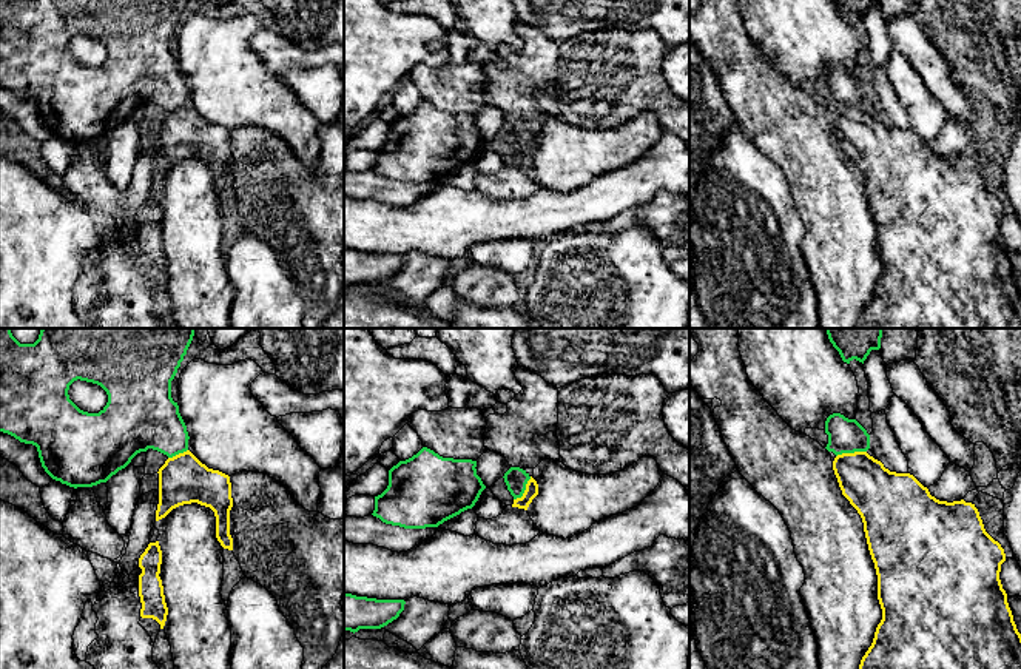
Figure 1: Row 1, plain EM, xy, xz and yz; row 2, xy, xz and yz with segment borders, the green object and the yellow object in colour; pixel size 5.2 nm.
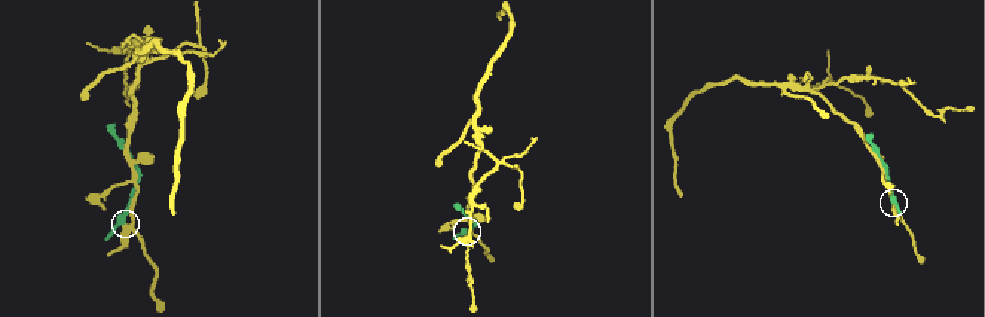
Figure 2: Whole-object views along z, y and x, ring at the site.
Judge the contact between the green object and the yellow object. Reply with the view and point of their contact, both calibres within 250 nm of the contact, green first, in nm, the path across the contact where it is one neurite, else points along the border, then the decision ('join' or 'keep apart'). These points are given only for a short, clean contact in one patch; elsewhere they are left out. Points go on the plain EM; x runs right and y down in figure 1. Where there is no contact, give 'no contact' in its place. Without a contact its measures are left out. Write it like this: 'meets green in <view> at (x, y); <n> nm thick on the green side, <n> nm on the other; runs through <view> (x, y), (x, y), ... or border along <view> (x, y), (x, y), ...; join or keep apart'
meets green in yz at (850, 107); 180 nm thick on the green side, 280 nm on the other; border along yz (865, 105), (836, 111); keep apart

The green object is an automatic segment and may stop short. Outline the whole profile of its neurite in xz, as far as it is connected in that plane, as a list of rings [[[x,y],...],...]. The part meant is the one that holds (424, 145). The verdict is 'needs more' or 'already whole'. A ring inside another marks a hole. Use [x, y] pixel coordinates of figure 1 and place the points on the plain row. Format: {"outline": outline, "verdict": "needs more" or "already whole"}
{"outline": [[[423,102],[416,109],[389,125],[387,143],[375,151],[373,171],[404,183],[438,182],[444,176],[472,163],[486,143],[477,129],[477,116],[443,113]]], "verdict": "already whole"}

